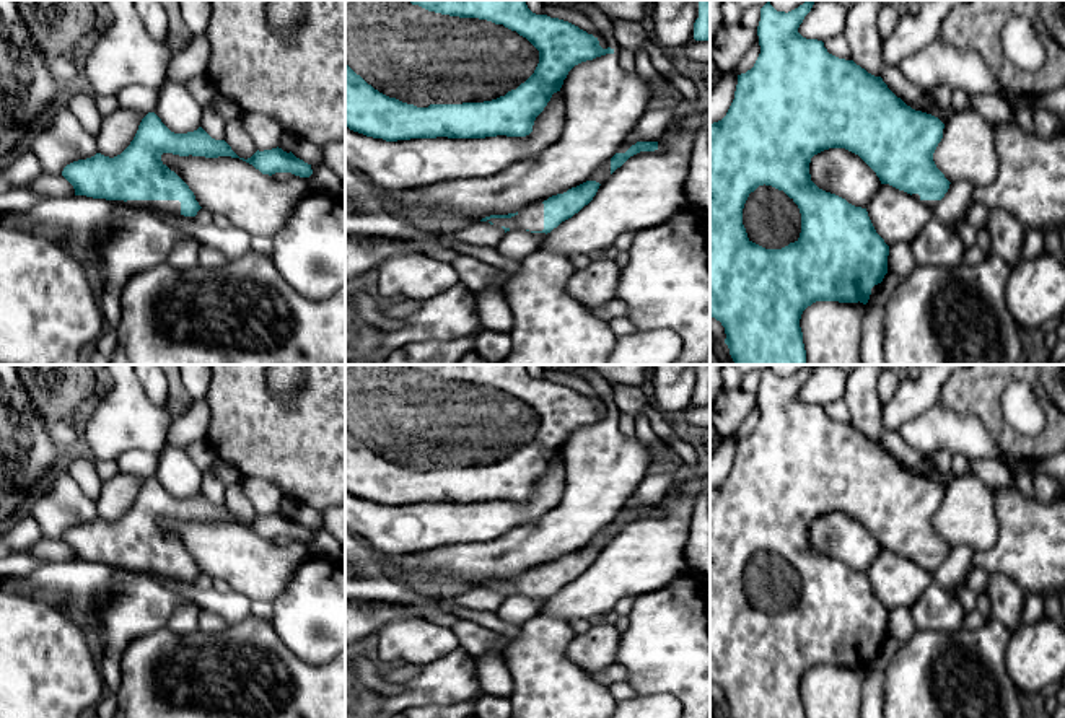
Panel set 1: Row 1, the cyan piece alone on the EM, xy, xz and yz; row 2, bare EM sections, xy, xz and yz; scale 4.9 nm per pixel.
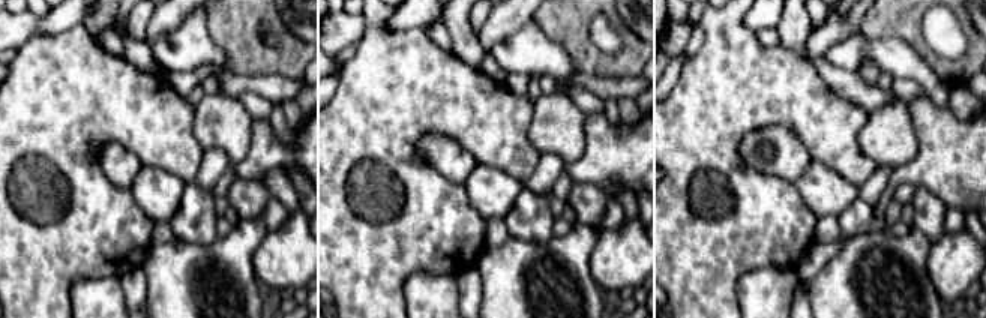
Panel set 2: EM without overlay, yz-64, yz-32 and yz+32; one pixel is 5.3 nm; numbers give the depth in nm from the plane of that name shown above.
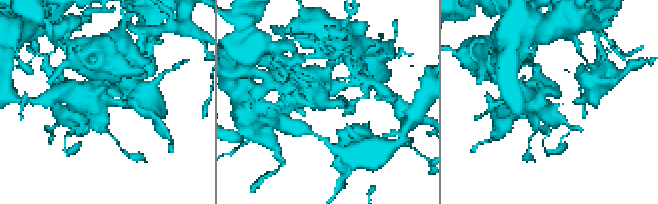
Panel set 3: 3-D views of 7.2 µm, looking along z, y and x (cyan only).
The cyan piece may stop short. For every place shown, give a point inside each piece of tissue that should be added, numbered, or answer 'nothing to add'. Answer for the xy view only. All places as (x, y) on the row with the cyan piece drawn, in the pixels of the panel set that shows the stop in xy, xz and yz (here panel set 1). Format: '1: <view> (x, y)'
1: xy (165, 205)

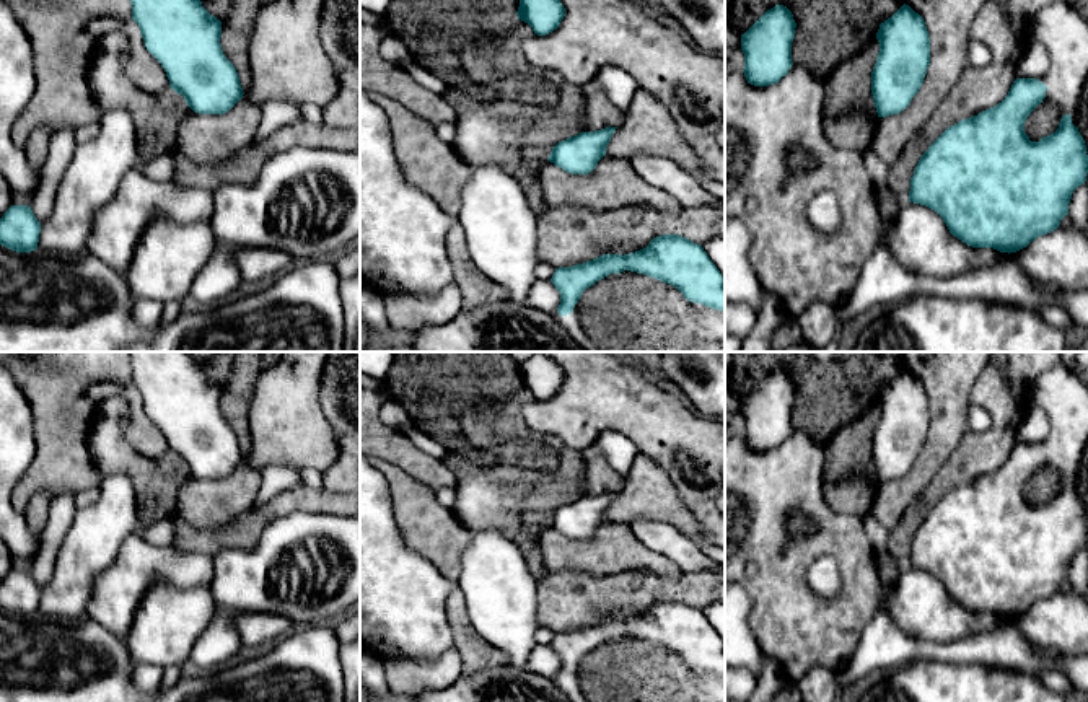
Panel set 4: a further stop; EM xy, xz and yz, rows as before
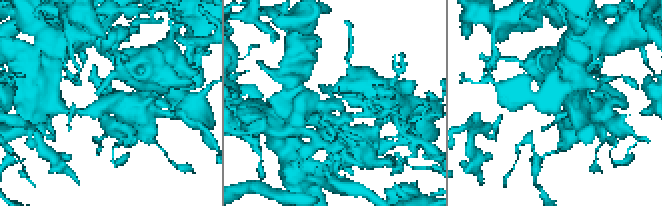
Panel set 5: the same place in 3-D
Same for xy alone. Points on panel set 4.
nothing to add

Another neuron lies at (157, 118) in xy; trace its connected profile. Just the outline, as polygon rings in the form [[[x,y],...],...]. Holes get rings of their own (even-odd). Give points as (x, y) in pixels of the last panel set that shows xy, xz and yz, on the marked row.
[[[122,31],[101,39],[88,77],[94,101],[101,114],[125,109],[132,116],[140,160],[174,153],[179,143],[179,125],[191,107],[184,96],[171,88],[165,96],[140,90],[122,67],[124,49],[129,49],[129,39]]]

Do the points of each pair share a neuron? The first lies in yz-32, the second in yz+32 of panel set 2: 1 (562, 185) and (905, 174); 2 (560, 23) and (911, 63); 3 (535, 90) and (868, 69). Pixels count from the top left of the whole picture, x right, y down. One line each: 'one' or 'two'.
1: two
2: two
3: one

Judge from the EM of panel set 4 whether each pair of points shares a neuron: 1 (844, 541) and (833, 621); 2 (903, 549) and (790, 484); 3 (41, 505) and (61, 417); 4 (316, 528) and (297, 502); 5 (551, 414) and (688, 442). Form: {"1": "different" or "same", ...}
{"1": "same", "2": "different", "3": "same", "4": "different", "5": "same"}

